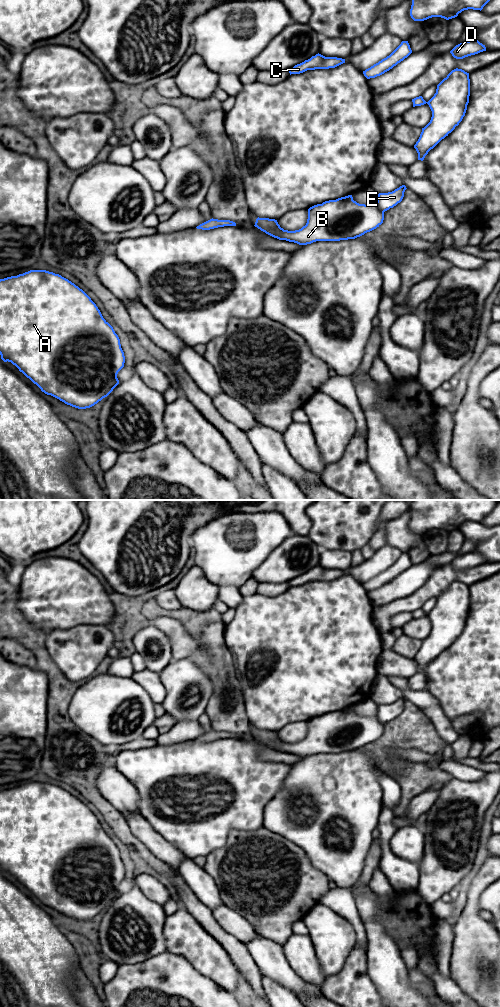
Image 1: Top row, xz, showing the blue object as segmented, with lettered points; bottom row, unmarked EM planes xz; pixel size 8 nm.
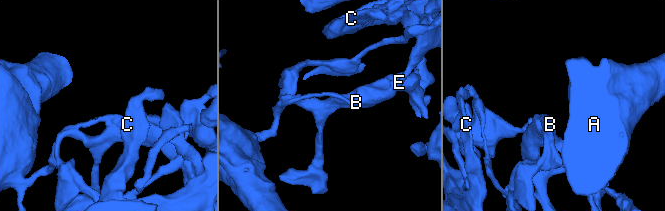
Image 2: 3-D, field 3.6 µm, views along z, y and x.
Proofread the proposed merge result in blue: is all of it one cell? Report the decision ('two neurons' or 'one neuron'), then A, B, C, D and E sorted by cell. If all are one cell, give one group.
two neurons; A / B C D E

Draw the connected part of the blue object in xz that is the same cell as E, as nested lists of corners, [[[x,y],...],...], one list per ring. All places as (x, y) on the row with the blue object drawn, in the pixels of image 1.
[[[402,185],[392,192],[379,193],[375,205],[359,204],[352,195],[325,201],[308,209],[307,223],[301,229],[277,229],[272,237],[299,245],[355,239],[379,227],[384,212],[402,201],[406,189]]]

